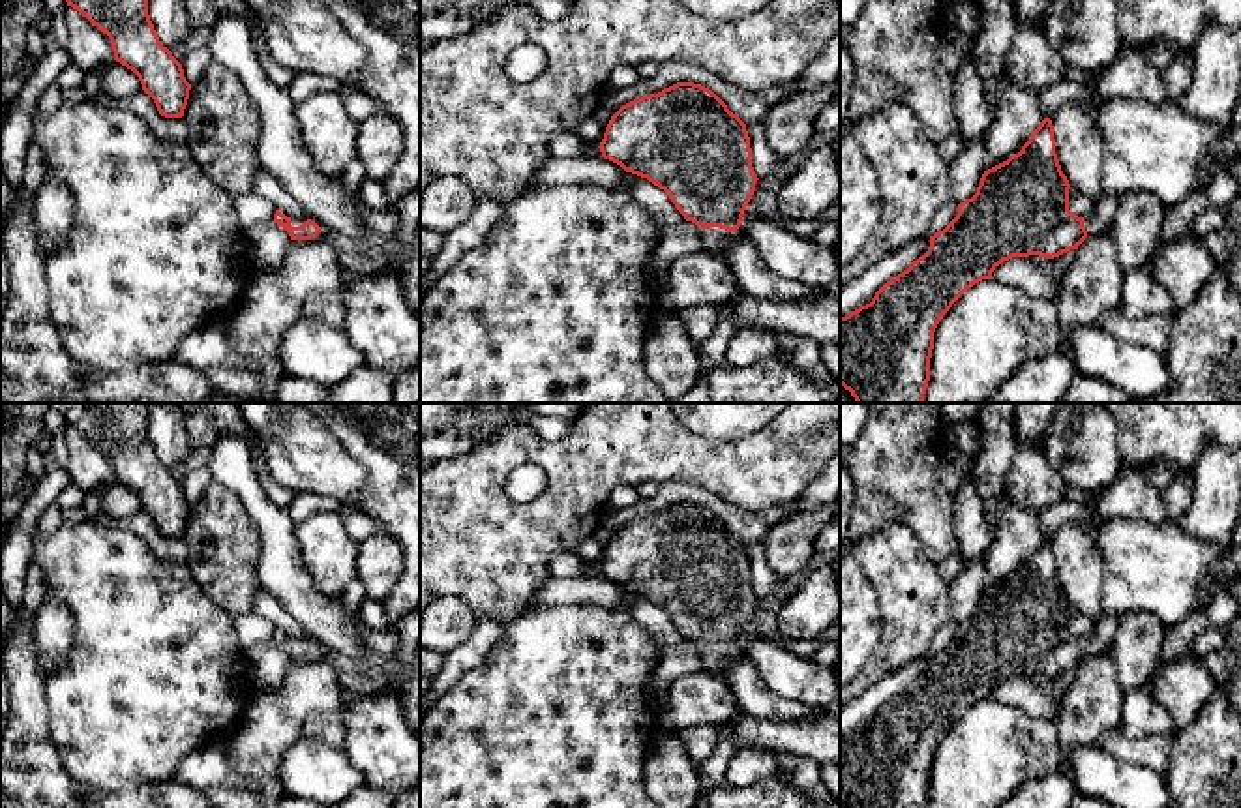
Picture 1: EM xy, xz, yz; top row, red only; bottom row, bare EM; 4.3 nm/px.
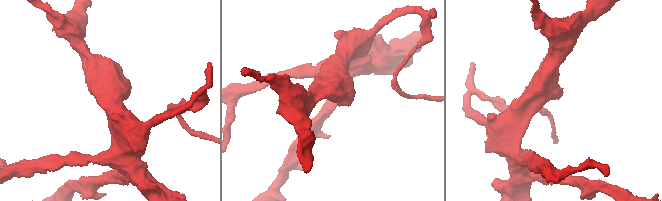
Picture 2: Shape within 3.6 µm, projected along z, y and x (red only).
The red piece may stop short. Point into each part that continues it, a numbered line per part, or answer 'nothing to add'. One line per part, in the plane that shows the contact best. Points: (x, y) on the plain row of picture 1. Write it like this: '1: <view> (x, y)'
1: xz (715, 658)

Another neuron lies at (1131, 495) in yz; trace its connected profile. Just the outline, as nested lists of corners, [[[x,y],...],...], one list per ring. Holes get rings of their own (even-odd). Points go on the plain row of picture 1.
[[[1125,467],[1115,480],[1097,493],[1099,519],[1134,519],[1151,525],[1168,521],[1166,504],[1160,493],[1151,486],[1149,472]]]

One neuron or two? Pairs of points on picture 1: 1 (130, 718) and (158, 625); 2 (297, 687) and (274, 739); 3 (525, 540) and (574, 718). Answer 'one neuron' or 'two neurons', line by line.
1: one neuron
2: one neuron
3: two neurons

